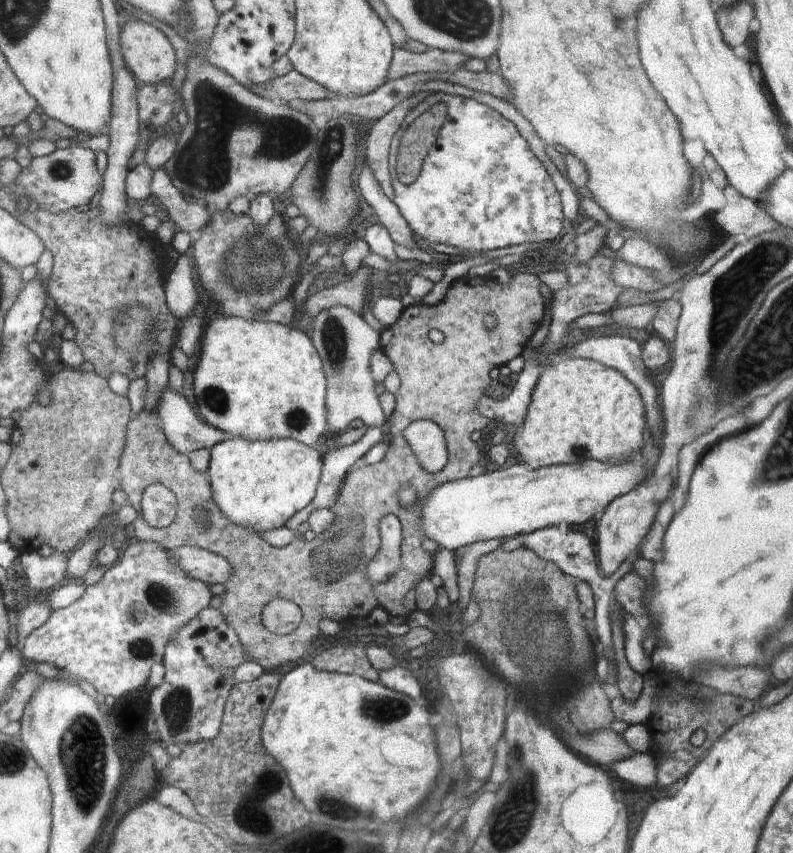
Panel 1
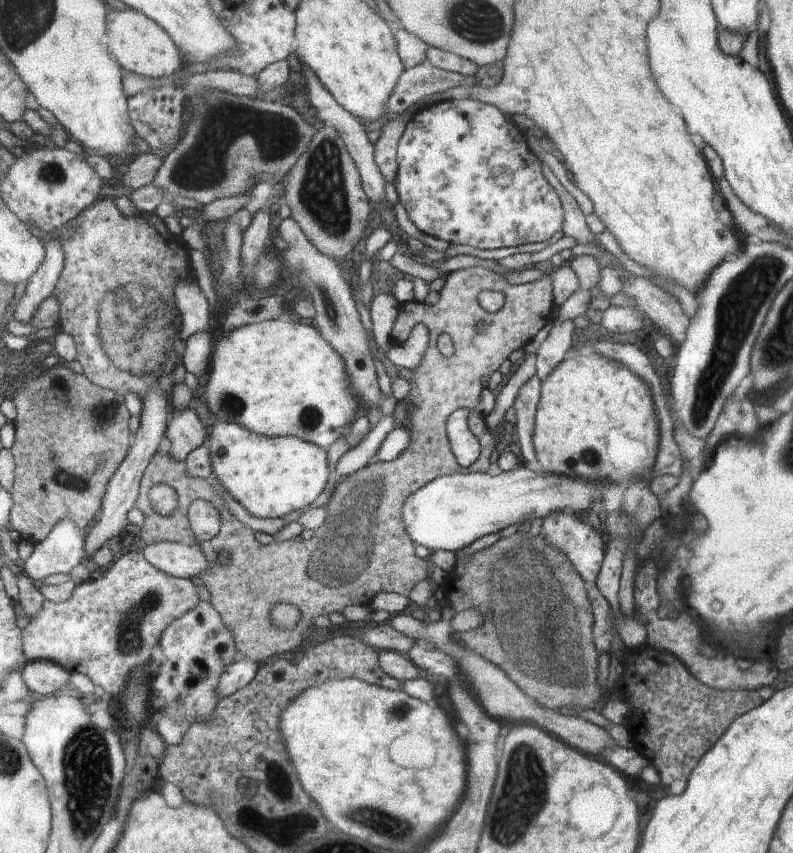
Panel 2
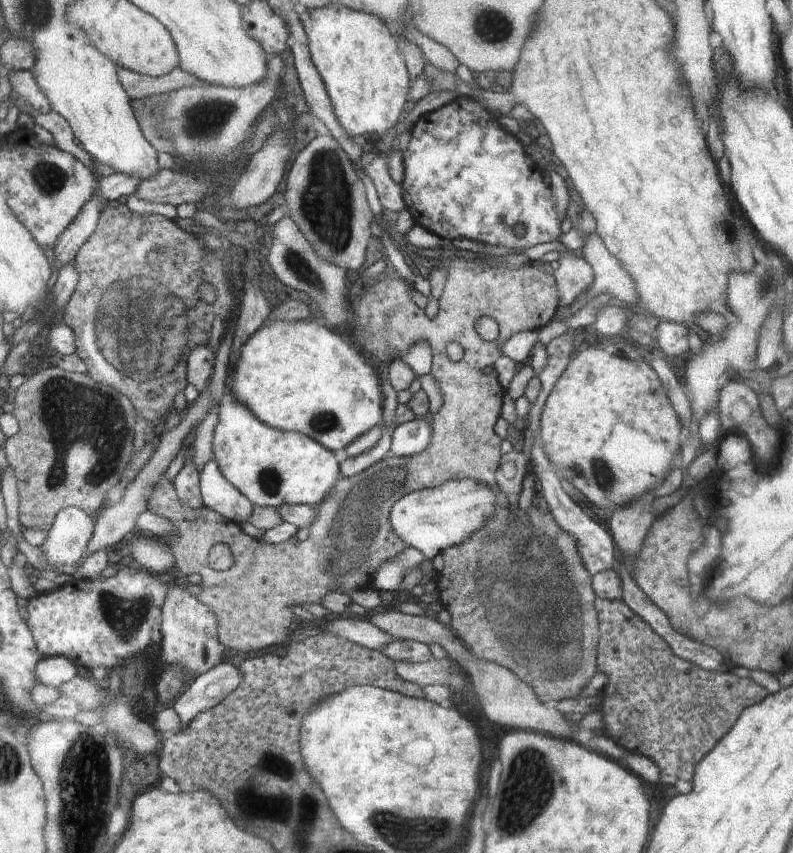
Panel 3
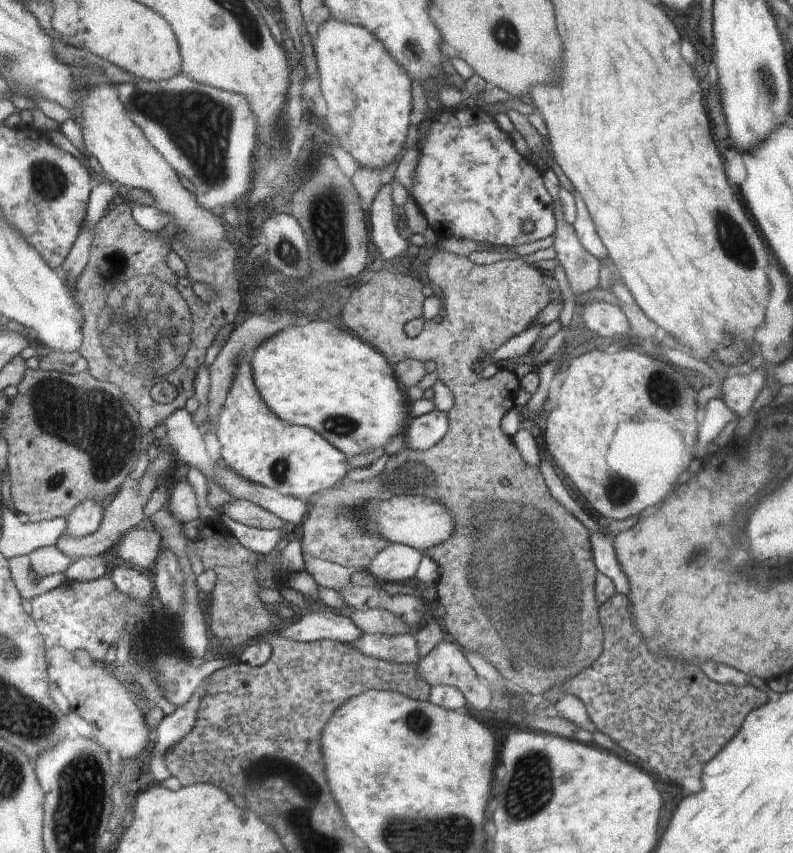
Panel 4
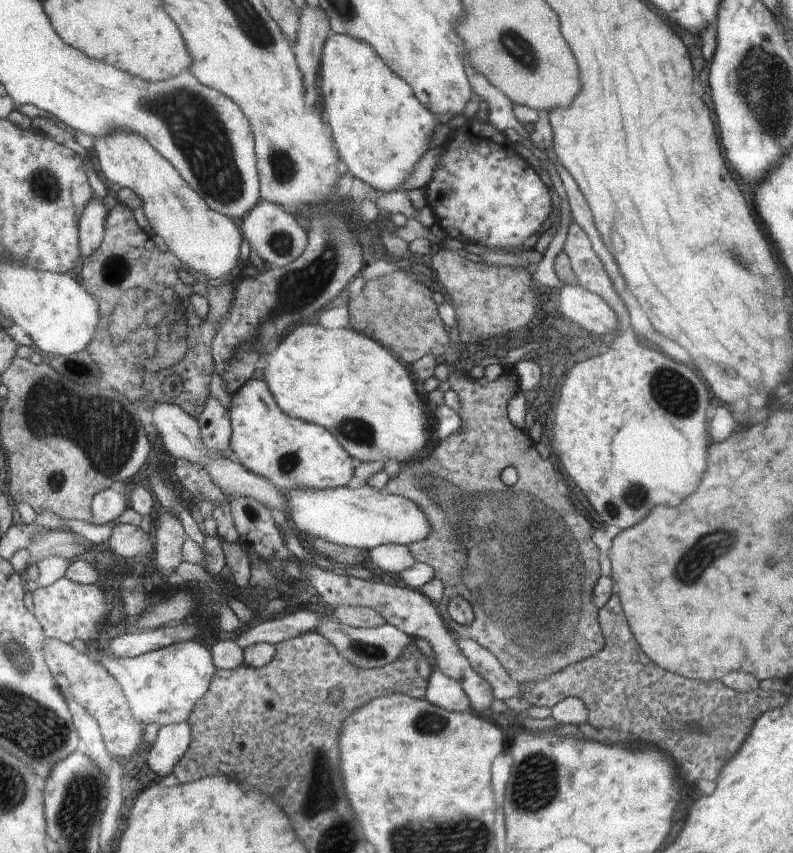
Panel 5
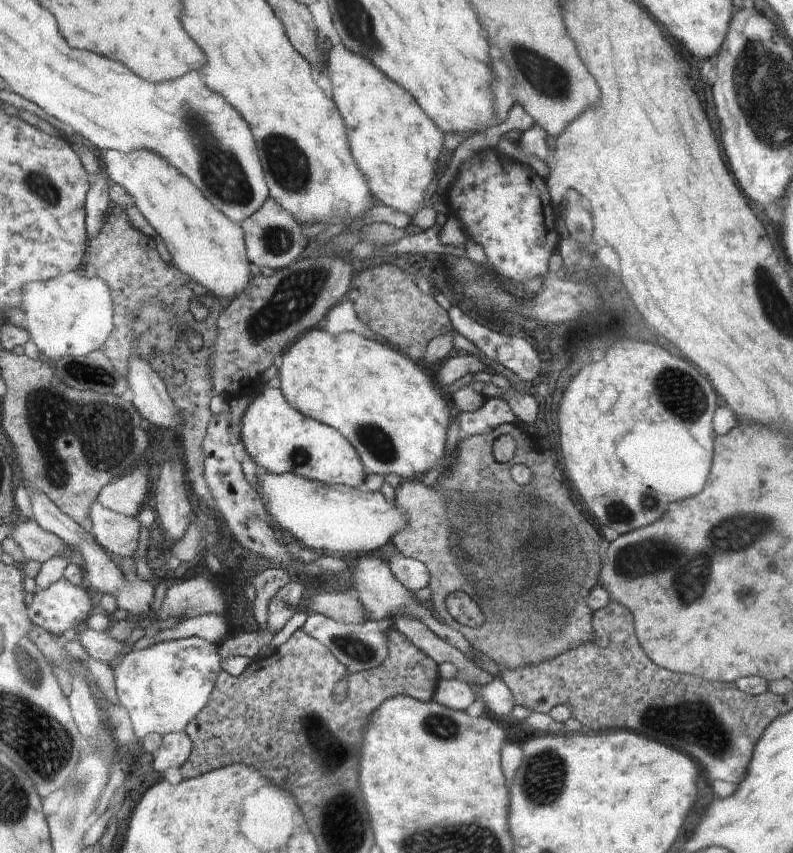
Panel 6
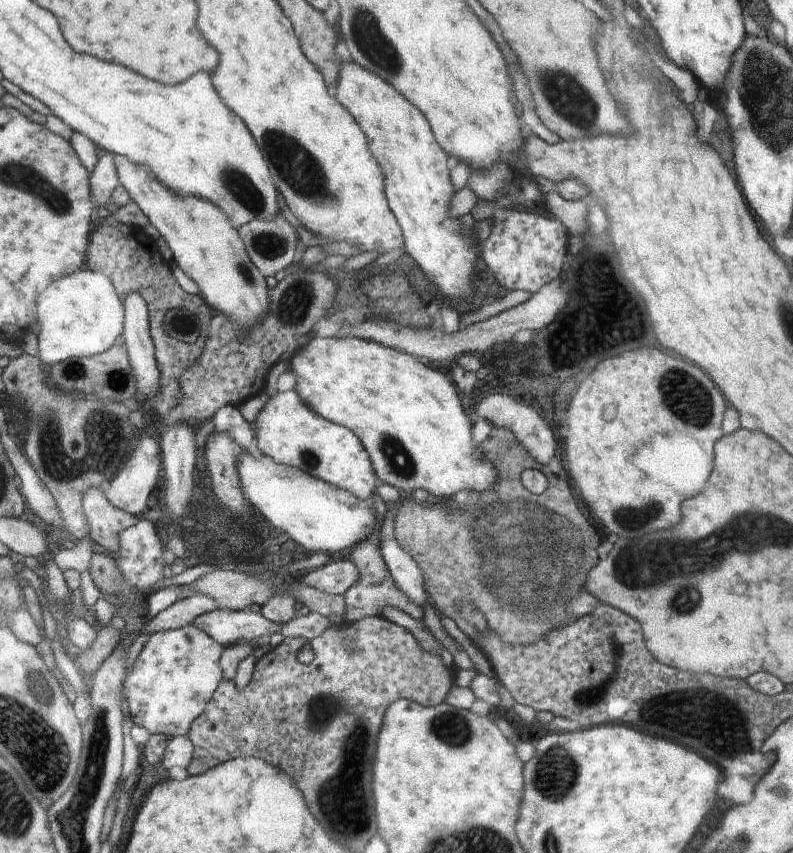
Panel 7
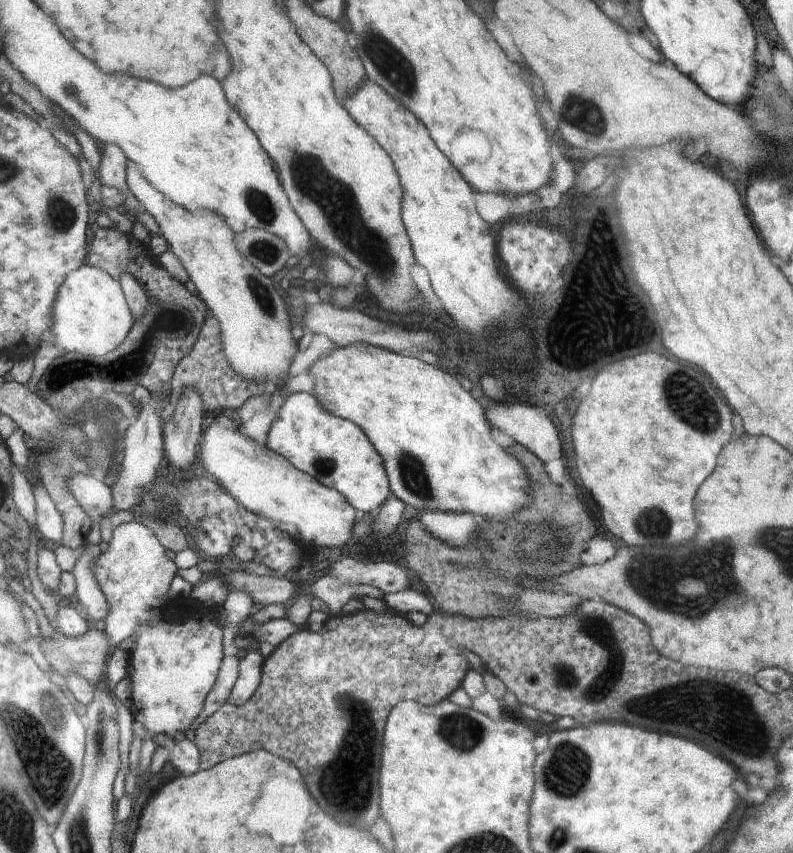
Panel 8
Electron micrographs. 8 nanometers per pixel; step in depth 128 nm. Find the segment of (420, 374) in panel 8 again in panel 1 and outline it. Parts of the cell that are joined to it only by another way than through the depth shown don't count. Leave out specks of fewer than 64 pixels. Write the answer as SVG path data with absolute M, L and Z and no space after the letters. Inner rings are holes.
M224 315L206 326L195 372L195 394L206 422L253 441L292 439L313 447L326 434L327 378L313 342L304 332L272 321Z

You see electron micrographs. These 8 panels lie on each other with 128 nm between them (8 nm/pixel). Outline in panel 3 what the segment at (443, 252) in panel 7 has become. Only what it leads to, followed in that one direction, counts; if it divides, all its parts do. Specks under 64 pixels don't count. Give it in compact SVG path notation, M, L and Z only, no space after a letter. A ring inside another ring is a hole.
M334 2L306 9L299 19L307 36L312 62L320 73L342 128L355 137L384 134L394 126L402 116L411 82L386 23L374 13L349 9Z

